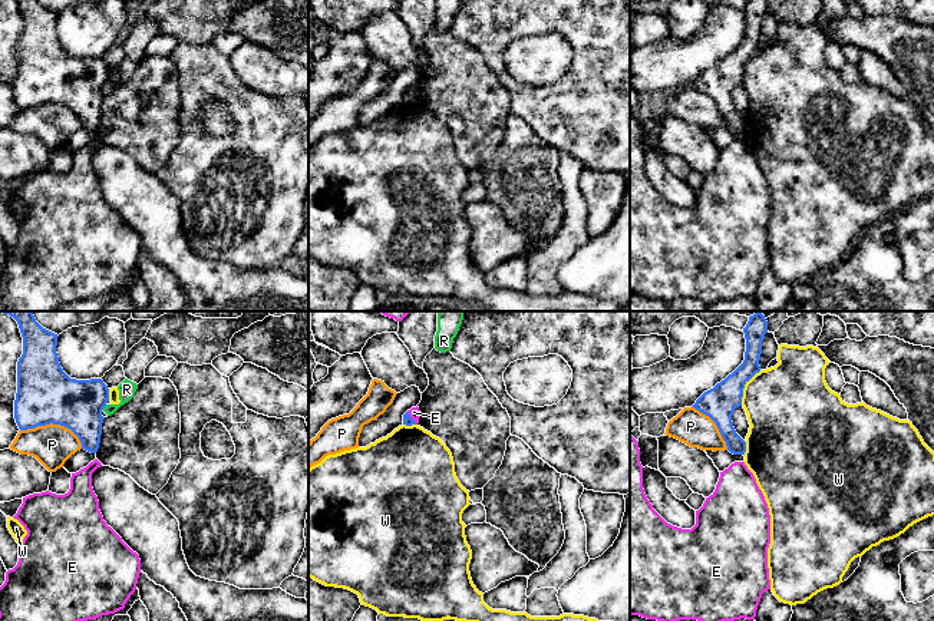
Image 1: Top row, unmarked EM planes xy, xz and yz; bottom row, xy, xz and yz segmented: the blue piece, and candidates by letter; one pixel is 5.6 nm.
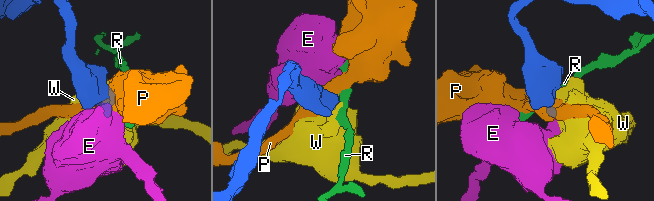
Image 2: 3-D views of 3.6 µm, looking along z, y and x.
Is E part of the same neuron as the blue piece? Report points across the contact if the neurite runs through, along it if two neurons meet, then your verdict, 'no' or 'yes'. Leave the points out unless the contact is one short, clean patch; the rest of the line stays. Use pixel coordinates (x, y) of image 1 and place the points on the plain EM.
along xz (408, 89), (408, 93), (416, 102) | no

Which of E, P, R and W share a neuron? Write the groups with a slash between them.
E / P / R / W

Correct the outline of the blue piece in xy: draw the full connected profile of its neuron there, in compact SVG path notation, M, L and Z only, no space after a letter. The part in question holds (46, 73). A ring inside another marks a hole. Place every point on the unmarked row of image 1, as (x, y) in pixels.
M17 0L23 33L17 40L14 98L20 109L46 103L70 108L82 128L96 132L109 67L102 57L70 57L56 32L57 13L37 0Z

